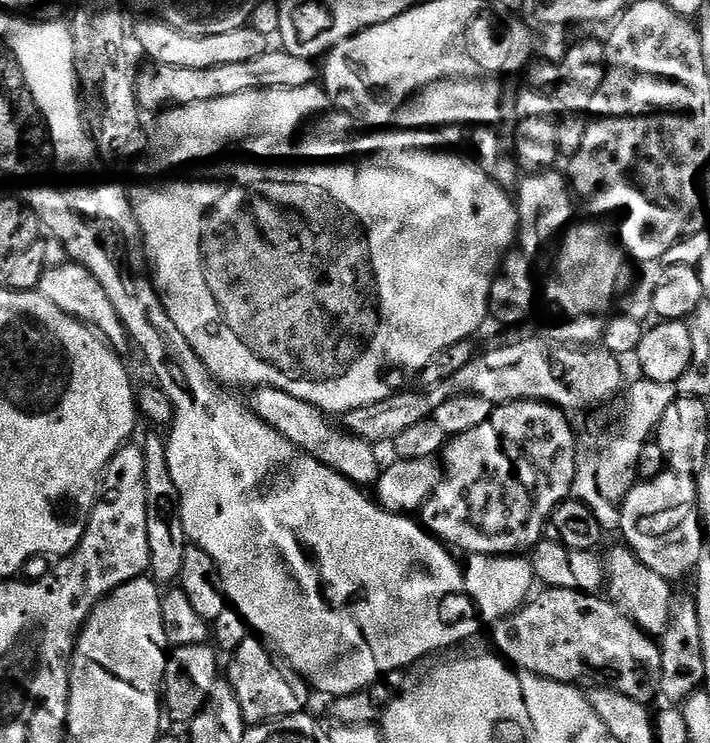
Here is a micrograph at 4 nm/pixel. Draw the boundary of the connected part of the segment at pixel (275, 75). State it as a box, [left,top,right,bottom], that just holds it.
[136,46,318,113]

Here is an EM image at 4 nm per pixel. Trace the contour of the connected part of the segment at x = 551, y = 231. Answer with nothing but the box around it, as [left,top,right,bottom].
[515,170,574,258]

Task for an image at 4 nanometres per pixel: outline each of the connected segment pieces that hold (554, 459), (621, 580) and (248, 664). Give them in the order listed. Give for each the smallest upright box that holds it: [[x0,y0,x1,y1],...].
[[418,400,578,556],[606,546,674,638],[226,638,310,724]]

